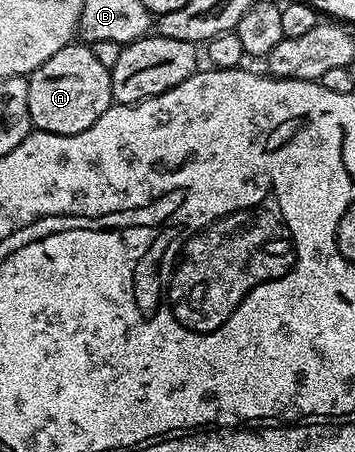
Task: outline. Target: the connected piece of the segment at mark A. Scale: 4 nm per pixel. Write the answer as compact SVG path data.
M70 44L65 46L51 60L44 62L38 70L28 75L27 108L29 121L36 129L45 130L48 134L74 134L83 132L103 116L109 107L114 105L113 89L111 88L110 69L99 64L90 47L85 44Z

